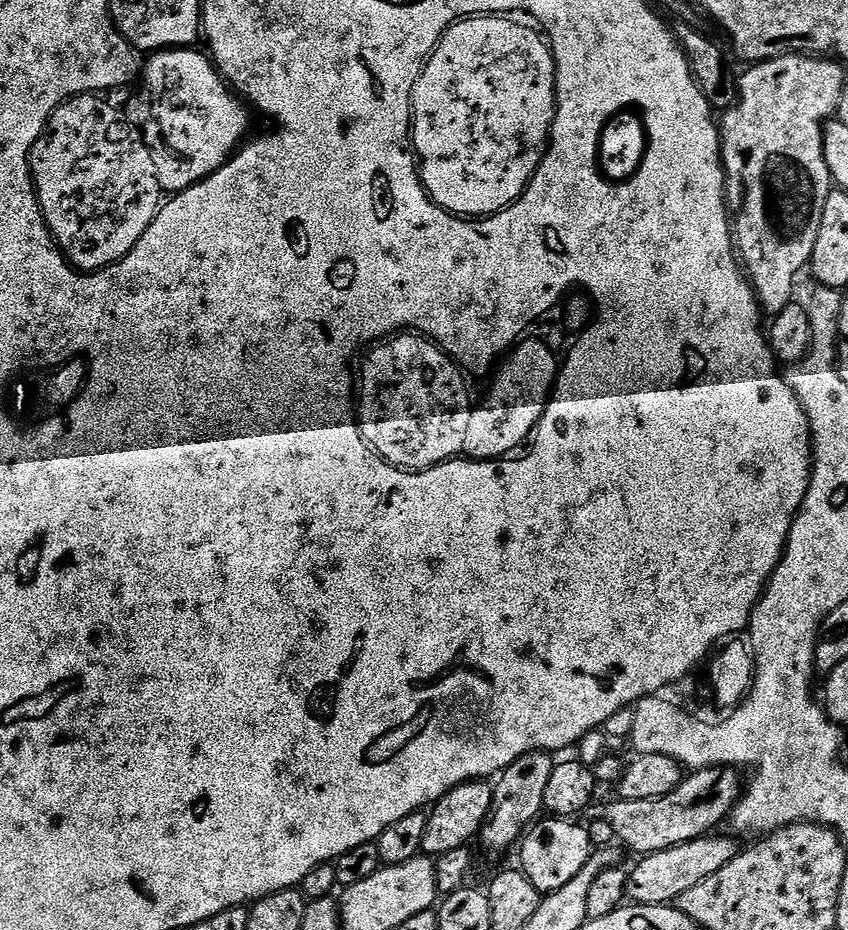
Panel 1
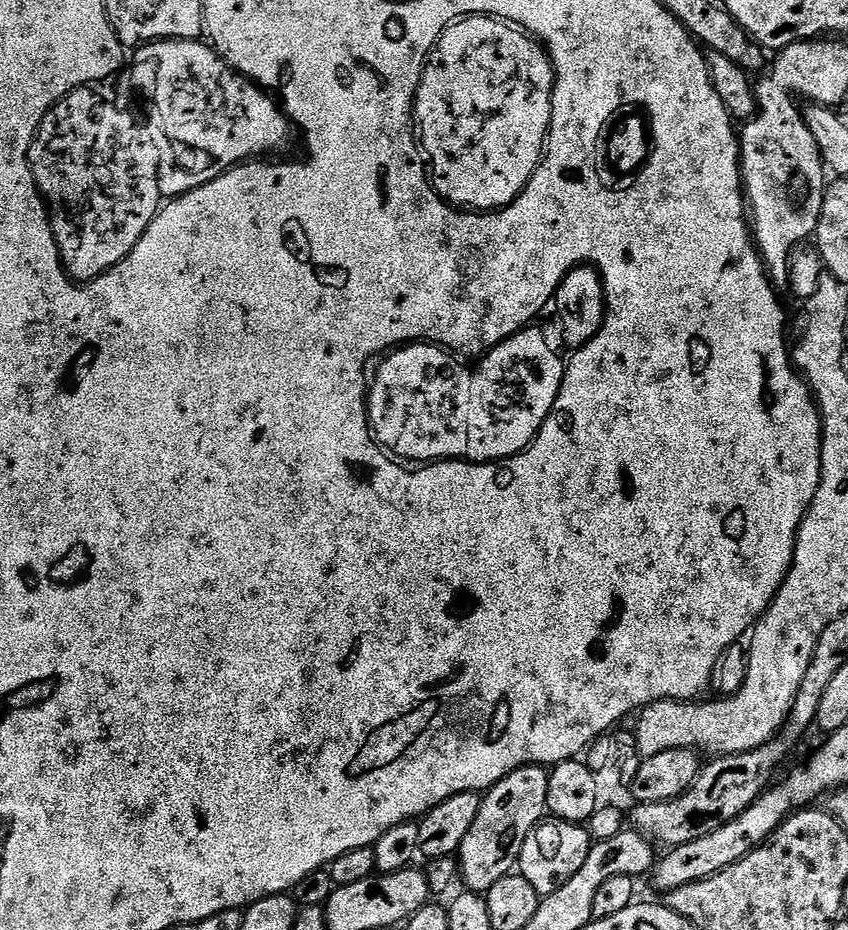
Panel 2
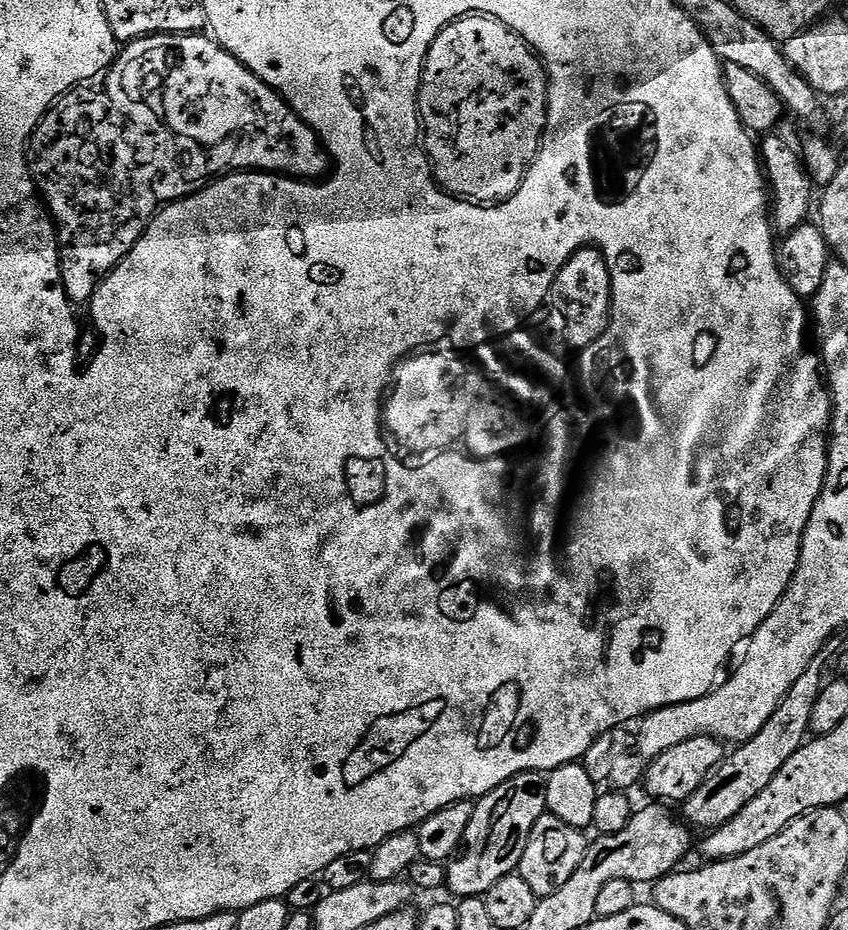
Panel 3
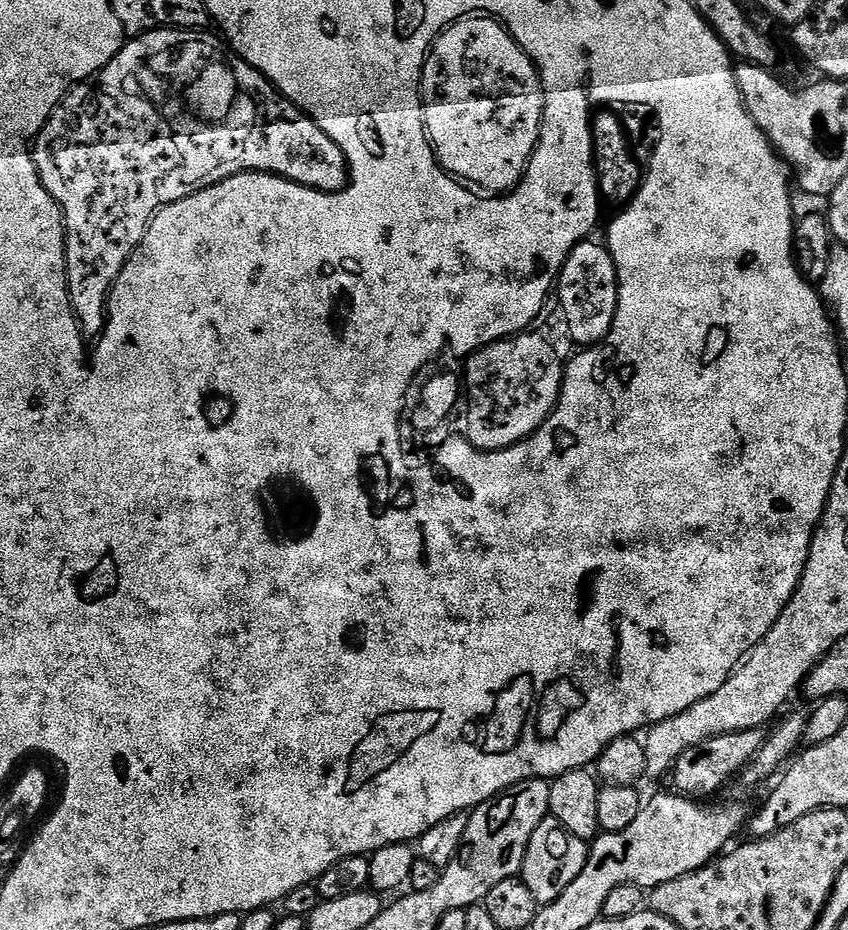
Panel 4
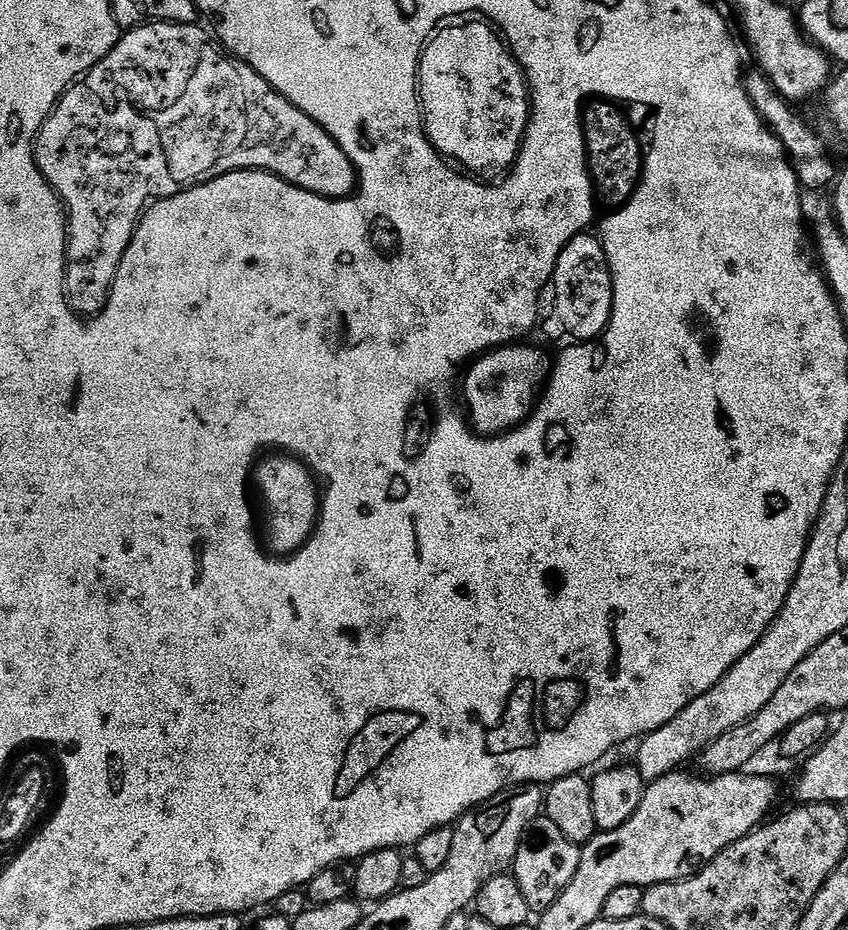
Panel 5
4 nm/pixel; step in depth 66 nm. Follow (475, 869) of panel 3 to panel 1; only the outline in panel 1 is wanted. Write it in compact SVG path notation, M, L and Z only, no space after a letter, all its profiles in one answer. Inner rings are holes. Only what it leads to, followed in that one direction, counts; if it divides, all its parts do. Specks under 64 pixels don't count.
M528 752L499 773L492 793L492 813L488 816L484 827L480 829L479 835L479 839L484 840L485 846L490 851L504 852L512 843L515 845L525 829L545 811L546 782L550 782L553 767L554 760L549 753Z

